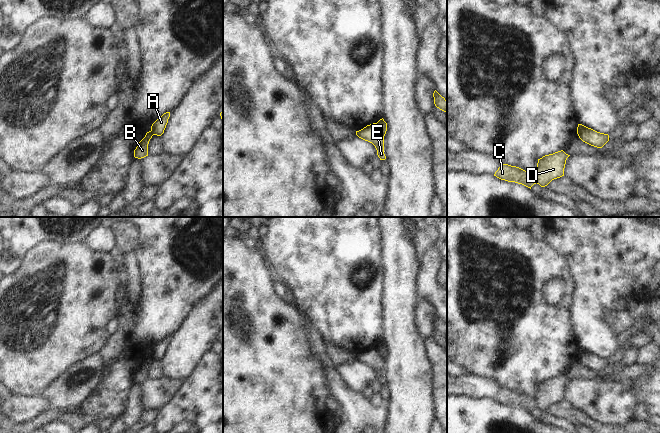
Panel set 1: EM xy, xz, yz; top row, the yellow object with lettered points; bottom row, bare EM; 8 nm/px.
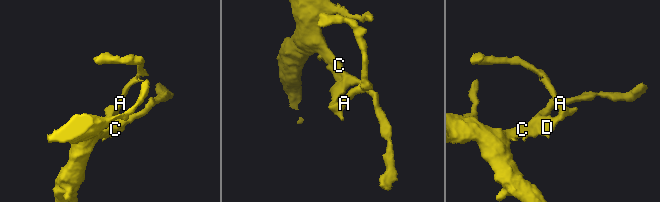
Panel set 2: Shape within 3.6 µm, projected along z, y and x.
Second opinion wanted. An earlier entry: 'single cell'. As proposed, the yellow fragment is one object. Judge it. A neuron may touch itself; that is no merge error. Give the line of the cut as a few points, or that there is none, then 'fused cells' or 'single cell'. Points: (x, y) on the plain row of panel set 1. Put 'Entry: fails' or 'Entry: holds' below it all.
cut in xz along (375, 347), (376, 351), (384, 359); fused cells
Entry: fails

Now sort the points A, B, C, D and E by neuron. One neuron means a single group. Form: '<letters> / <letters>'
A / B C D E

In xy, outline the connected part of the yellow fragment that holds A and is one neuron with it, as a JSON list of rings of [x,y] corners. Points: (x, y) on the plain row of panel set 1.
[[[166,336],[152,348],[151,356],[153,359],[161,360],[164,357],[169,341],[170,336]]]

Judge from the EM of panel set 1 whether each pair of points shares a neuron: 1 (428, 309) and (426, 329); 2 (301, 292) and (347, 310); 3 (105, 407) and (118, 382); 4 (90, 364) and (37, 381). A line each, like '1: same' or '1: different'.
1: same
2: same
3: same
4: different

